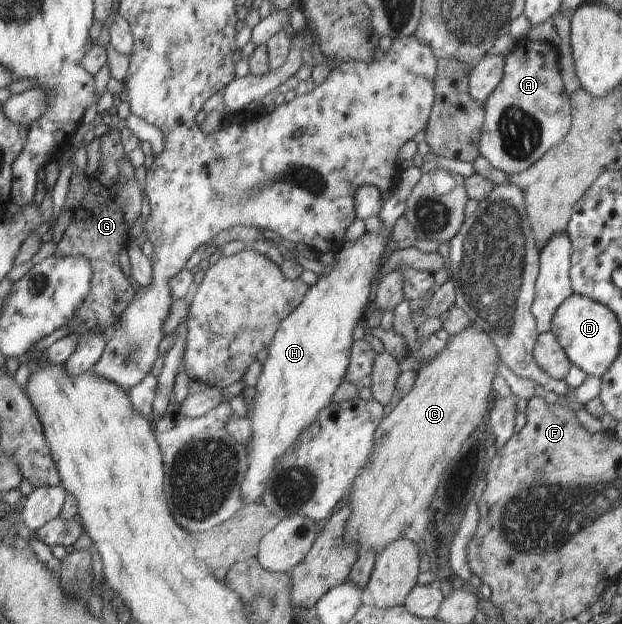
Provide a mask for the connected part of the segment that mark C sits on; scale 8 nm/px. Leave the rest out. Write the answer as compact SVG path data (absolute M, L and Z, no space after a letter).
M471 325L458 334L449 335L449 341L441 353L417 370L411 391L377 426L371 461L351 485L348 501L351 517L345 527L345 541L353 541L360 552L374 549L378 555L386 545L402 537L403 531L411 525L419 511L428 509L436 494L440 476L450 469L493 405L493 380L499 377L499 360L498 351L489 335Z

